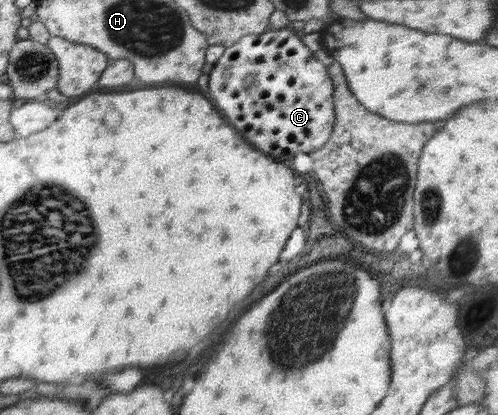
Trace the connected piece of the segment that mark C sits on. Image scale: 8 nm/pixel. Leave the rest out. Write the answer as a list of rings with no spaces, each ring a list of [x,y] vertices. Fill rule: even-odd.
[[[292,29],[268,30],[259,35],[246,35],[237,40],[213,64],[209,73],[208,94],[222,109],[226,120],[251,145],[277,161],[293,159],[300,152],[320,150],[331,135],[335,123],[334,83],[322,62],[312,56]]]

